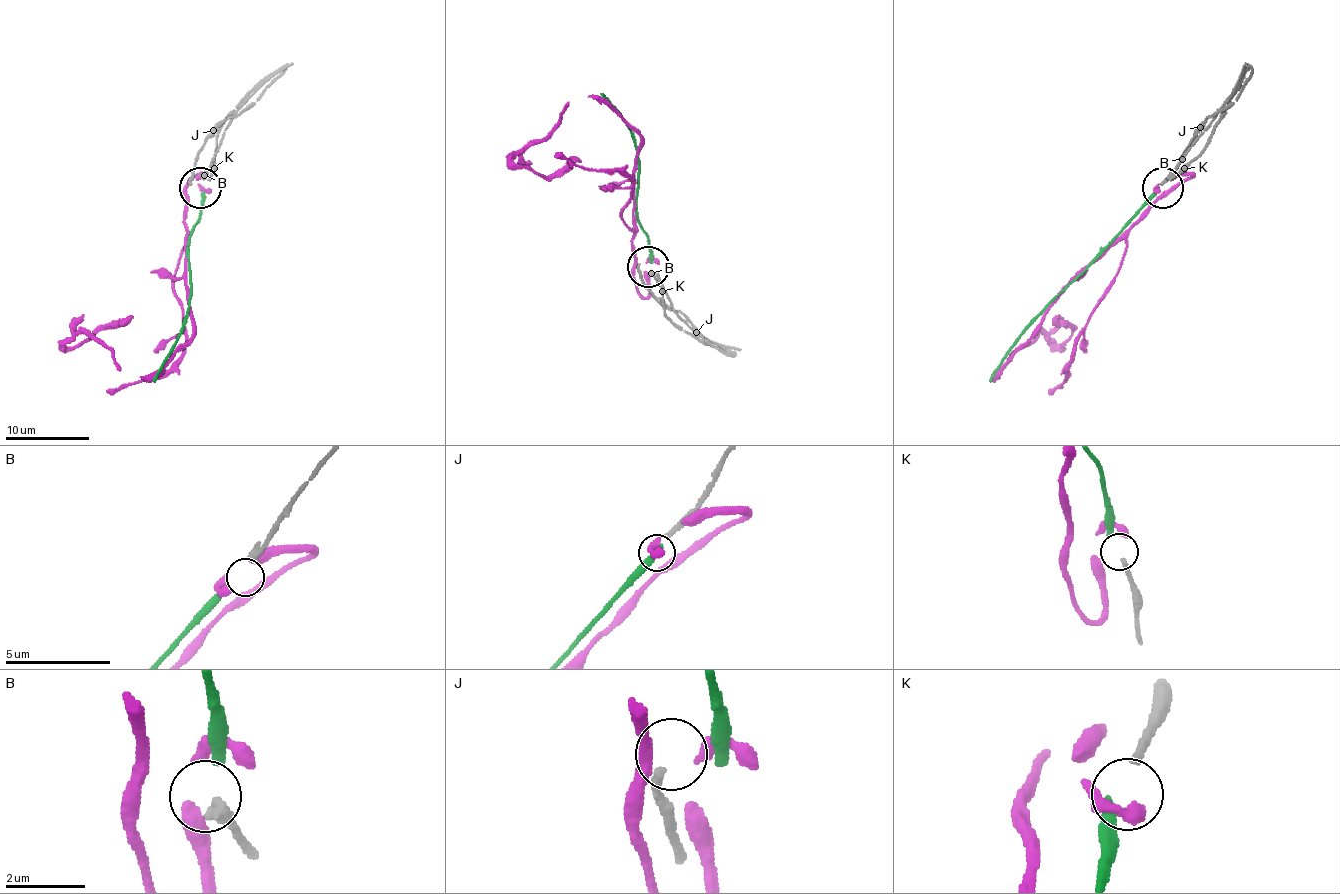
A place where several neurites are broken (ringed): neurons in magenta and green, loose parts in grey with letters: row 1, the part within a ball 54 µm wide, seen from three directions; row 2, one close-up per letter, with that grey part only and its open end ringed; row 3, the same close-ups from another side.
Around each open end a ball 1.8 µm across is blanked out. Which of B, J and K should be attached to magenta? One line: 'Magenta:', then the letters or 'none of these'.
Magenta: K

